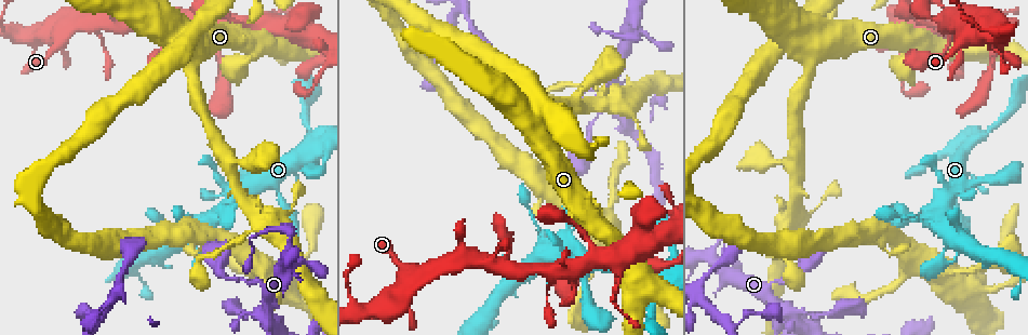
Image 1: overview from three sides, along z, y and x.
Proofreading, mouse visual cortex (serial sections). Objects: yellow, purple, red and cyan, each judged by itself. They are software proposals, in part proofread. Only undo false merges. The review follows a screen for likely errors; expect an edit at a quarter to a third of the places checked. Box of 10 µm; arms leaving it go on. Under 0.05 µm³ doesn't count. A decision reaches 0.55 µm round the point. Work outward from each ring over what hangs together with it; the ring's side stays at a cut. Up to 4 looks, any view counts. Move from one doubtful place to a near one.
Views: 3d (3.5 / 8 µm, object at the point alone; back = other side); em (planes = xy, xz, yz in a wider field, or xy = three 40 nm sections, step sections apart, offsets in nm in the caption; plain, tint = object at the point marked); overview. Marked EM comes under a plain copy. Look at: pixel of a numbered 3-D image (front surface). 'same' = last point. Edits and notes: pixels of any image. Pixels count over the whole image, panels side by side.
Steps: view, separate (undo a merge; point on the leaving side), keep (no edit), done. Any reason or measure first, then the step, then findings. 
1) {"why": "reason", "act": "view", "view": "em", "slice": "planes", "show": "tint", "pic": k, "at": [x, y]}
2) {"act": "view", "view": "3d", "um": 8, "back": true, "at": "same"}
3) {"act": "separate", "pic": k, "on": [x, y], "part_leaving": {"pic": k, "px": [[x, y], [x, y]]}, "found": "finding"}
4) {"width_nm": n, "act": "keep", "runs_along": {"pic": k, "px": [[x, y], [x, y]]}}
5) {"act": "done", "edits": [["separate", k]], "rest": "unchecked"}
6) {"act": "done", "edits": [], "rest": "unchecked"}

{"why": "abrupt turn", "act": "view", "view": "em", "slice": "xy", "step": 3, "show": "tint", "pic": 1, "at": [811, 51]}

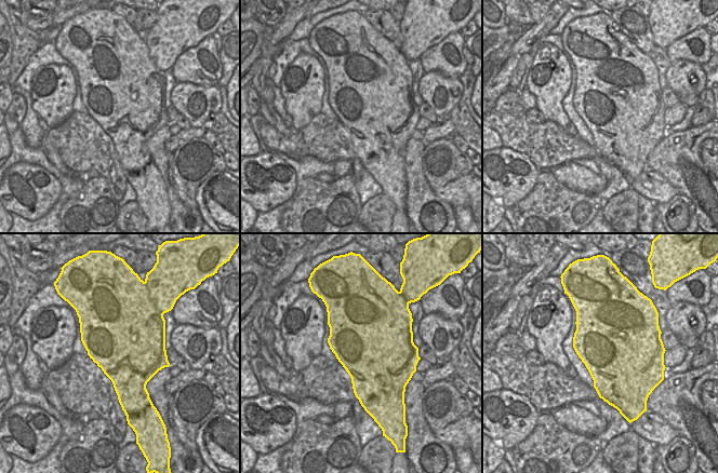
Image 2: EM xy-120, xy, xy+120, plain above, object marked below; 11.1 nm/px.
{"act": "view", "view": "3d", "um": 3.5, "at": "same"}

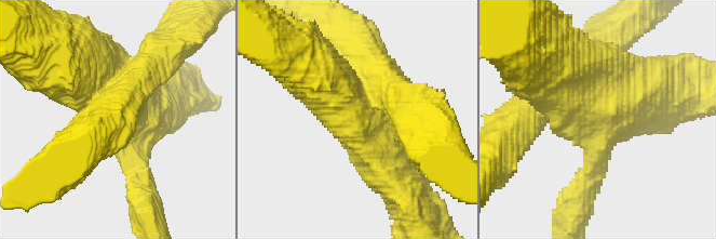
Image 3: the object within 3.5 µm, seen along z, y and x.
{"act": "separate", "pic": 3, "on": [154, 37], "part_leaving": {"pic": 3, "px": [[358, 74], [361, 54], [331, 26]]}, "found": "two cells meet here"}

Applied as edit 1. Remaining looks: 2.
{"why": "abrupt turn", "act": "view", "view": "3d", "um": 8, "back": true, "pic": 1, "at": [630, 37]}

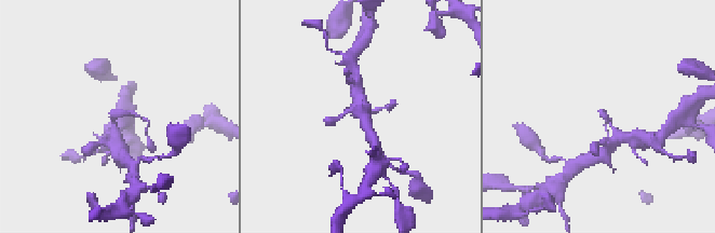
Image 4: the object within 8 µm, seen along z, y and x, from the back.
{"act": "view", "view": "em", "slice": "xy", "step": 2, "show": "tint", "at": "same"}

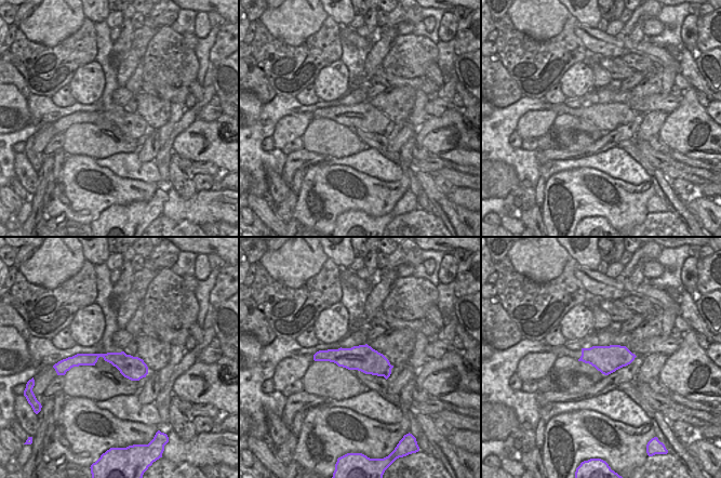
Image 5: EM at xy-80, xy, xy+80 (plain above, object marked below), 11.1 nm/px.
{"act": "keep", "runs_along": {"pic": 4, "px": [[117, 138], [118, 112], [147, 121]]}, "found": "continuous, no second cell"}

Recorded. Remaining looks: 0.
{"act": "done", "edits": [["separate", 3]], "rest": "unchecked"}

